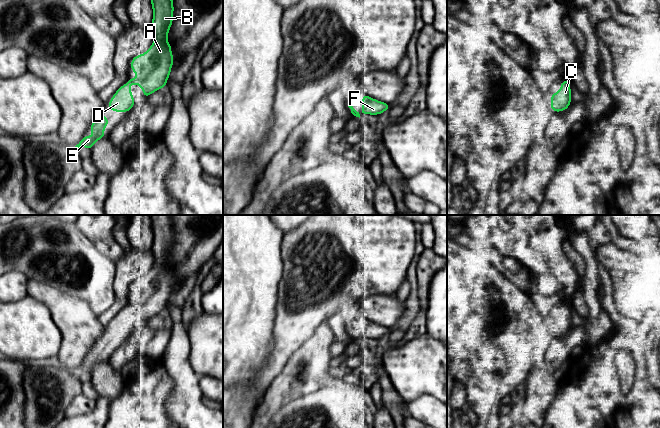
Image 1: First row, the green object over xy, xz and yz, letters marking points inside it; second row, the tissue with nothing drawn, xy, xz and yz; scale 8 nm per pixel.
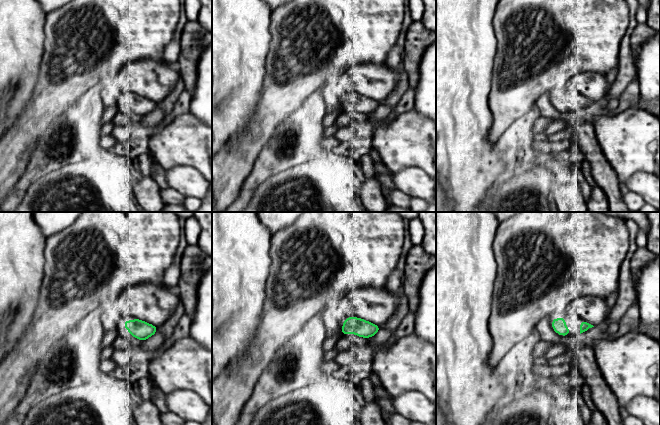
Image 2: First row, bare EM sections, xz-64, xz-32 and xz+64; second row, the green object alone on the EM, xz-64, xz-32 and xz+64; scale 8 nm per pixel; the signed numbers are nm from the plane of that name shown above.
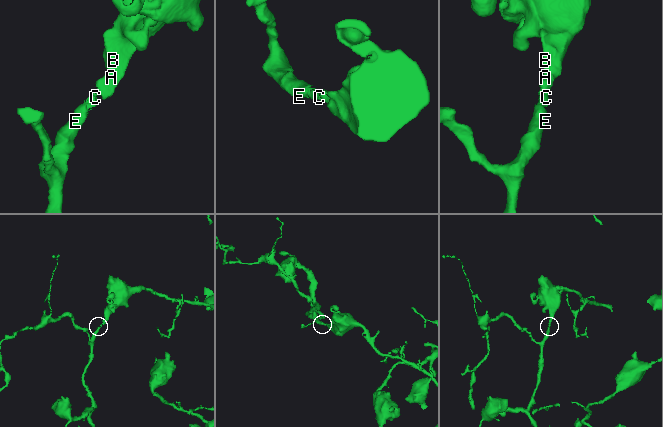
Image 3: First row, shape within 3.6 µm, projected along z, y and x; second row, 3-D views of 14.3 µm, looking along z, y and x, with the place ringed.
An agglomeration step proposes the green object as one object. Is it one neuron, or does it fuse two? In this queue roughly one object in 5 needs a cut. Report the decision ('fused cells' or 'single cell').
single cell

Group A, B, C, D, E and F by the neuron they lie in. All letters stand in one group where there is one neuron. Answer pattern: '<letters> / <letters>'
A B C D E F

